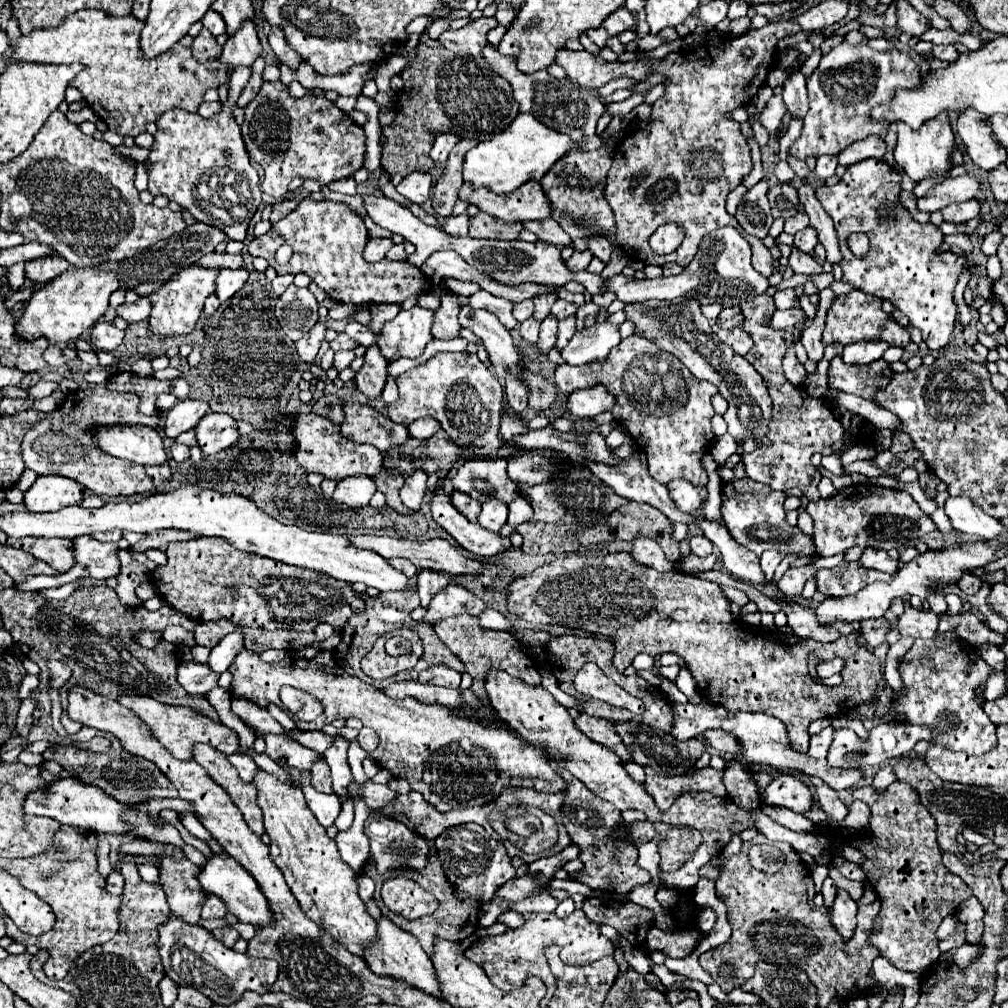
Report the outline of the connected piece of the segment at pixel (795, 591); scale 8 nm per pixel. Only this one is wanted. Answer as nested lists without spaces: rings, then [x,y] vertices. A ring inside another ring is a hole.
[[[838,553],[831,557],[819,557],[815,561],[811,561],[809,565],[801,565],[801,567],[791,567],[785,571],[785,575],[781,577],[781,581],[777,583],[779,591],[785,597],[797,597],[803,591],[803,585],[809,577],[814,577],[817,571],[832,568],[843,561],[844,553]]]

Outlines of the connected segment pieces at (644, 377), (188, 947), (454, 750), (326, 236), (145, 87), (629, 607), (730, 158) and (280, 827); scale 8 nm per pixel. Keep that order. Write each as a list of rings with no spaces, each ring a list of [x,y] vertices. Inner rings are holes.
[[[631,335],[611,349],[605,361],[581,367],[559,365],[555,369],[555,385],[565,393],[603,385],[615,395],[615,419],[619,419],[647,453],[653,479],[659,483],[685,479],[699,487],[707,485],[707,471],[701,465],[701,457],[713,441],[711,397],[717,393],[717,387],[691,377],[689,369],[675,355],[657,349],[649,339]]]
[[[169,917],[169,921],[159,925],[157,947],[167,977],[179,985],[199,989],[213,1003],[229,1005],[237,1001],[247,989],[267,993],[271,983],[277,979],[277,961],[251,959],[243,953],[237,953],[225,947],[221,941],[215,941],[211,931],[203,929],[201,925],[187,925],[187,921],[179,921],[179,917]]]
[[[243,649],[229,671],[233,673],[231,695],[243,695],[261,707],[267,703],[283,707],[279,699],[279,689],[283,685],[299,687],[317,697],[325,707],[317,720],[300,721],[293,715],[293,720],[303,730],[319,730],[325,721],[329,723],[335,719],[361,719],[363,725],[371,727],[381,739],[371,757],[395,777],[405,777],[411,789],[423,793],[425,799],[443,813],[455,807],[483,805],[509,785],[531,787],[543,793],[567,789],[565,779],[555,771],[555,765],[563,767],[565,761],[555,759],[541,745],[531,745],[531,741],[509,727],[497,723],[489,725],[489,721],[471,721],[471,717],[459,717],[459,713],[451,713],[449,709],[443,709],[443,705],[423,705],[413,697],[393,701],[391,697],[385,697],[383,689],[345,675],[341,667],[321,667],[301,657],[285,657],[283,661],[267,665],[257,653]]]
[[[307,197],[287,217],[273,223],[273,227],[265,235],[255,237],[249,243],[249,253],[253,257],[267,259],[267,263],[279,275],[283,275],[283,273],[293,273],[293,275],[307,273],[313,279],[313,283],[317,283],[331,299],[341,301],[341,303],[355,303],[355,305],[359,305],[359,303],[401,303],[403,299],[417,297],[429,289],[429,277],[407,261],[389,261],[389,259],[379,261],[379,263],[365,261],[363,249],[365,249],[367,241],[369,241],[369,235],[367,235],[363,219],[355,211],[351,211],[347,204],[330,200],[313,201]],[[283,243],[293,247],[293,257],[287,265],[277,265],[273,255],[279,249],[279,245],[283,245]]]
[[[79,11],[69,15],[59,27],[51,29],[35,29],[29,35],[23,35],[15,43],[15,57],[13,61],[35,61],[35,63],[83,63],[87,69],[81,71],[73,81],[71,87],[77,87],[87,101],[87,105],[109,125],[111,131],[119,131],[121,135],[139,135],[145,131],[149,121],[157,121],[167,109],[185,109],[195,113],[197,107],[203,103],[203,95],[211,87],[221,87],[229,81],[227,65],[219,57],[215,61],[199,63],[191,55],[189,47],[175,43],[169,53],[161,53],[159,57],[147,59],[139,55],[139,33],[143,29],[143,21],[133,15],[127,17],[111,17],[103,11]]]
[[[625,551],[607,553],[607,555],[603,555],[603,553],[599,553],[599,555],[577,555],[577,553],[571,553],[571,555],[563,557],[563,559],[551,561],[551,565],[543,565],[543,567],[535,569],[533,575],[515,579],[515,581],[511,583],[511,587],[509,587],[509,591],[511,591],[511,595],[509,595],[509,611],[511,611],[511,613],[517,613],[517,615],[523,617],[525,621],[531,621],[531,623],[553,623],[553,625],[559,623],[559,625],[565,625],[565,627],[575,627],[575,629],[583,629],[583,631],[589,631],[589,633],[595,633],[595,635],[603,635],[603,637],[613,639],[613,641],[615,641],[613,665],[619,673],[623,673],[624,670],[633,663],[635,655],[639,655],[639,653],[649,653],[649,655],[663,655],[663,653],[667,653],[667,651],[679,653],[679,655],[687,661],[687,667],[689,667],[689,671],[693,673],[697,685],[699,685],[699,687],[697,687],[697,689],[699,689],[699,695],[713,699],[713,703],[719,703],[719,705],[727,707],[729,711],[761,711],[761,713],[767,713],[767,715],[773,715],[773,717],[781,719],[781,721],[785,723],[787,731],[789,731],[793,749],[795,749],[795,751],[801,751],[801,753],[807,751],[807,739],[809,739],[807,727],[811,725],[811,721],[821,719],[821,717],[833,717],[833,715],[843,717],[843,715],[847,715],[851,709],[855,709],[855,707],[859,707],[859,705],[865,705],[865,703],[877,705],[877,701],[875,701],[875,691],[877,691],[879,681],[883,679],[883,677],[881,677],[881,671],[879,671],[881,665],[879,665],[879,659],[877,659],[871,651],[867,651],[867,649],[861,645],[859,633],[841,635],[841,637],[839,637],[837,641],[833,641],[833,643],[821,643],[821,641],[815,641],[815,639],[801,639],[801,641],[797,641],[797,643],[787,643],[787,641],[775,637],[773,631],[763,631],[763,635],[761,635],[759,629],[749,629],[749,627],[743,627],[743,625],[739,625],[739,623],[735,621],[733,613],[729,611],[729,601],[723,597],[719,585],[715,585],[715,583],[711,583],[711,581],[705,581],[705,579],[699,579],[699,577],[695,577],[695,575],[687,575],[687,573],[683,575],[681,571],[659,573],[659,571],[655,571],[655,569],[651,569],[651,567],[645,567],[645,565],[637,563],[637,561],[633,559],[633,555],[631,555],[631,553],[625,553]],[[809,655],[815,655],[819,663],[827,663],[827,661],[831,661],[831,659],[835,659],[835,657],[843,659],[843,661],[845,661],[845,665],[843,665],[843,669],[841,669],[843,683],[837,685],[837,687],[825,687],[825,685],[815,683],[815,681],[811,679],[811,675],[809,675],[809,665],[807,665],[807,663],[809,663]]]
[[[779,19],[773,21],[761,29],[749,29],[743,35],[725,35],[719,45],[705,43],[697,51],[689,53],[669,53],[665,59],[653,59],[639,55],[637,59],[629,63],[621,61],[605,61],[601,55],[593,55],[589,51],[569,51],[569,49],[559,49],[555,55],[555,63],[565,69],[567,77],[585,89],[597,89],[607,84],[611,79],[617,79],[621,75],[633,77],[635,81],[645,81],[651,77],[651,73],[661,73],[665,75],[667,81],[661,85],[665,87],[665,93],[661,99],[657,99],[651,105],[651,117],[645,129],[637,129],[635,133],[627,133],[621,143],[613,147],[613,165],[607,175],[607,185],[605,185],[605,197],[607,203],[613,209],[615,217],[615,237],[619,237],[619,247],[625,249],[627,255],[641,259],[645,265],[659,265],[663,267],[669,261],[675,261],[679,265],[689,265],[693,255],[699,249],[699,241],[703,235],[707,235],[713,229],[725,227],[725,225],[735,225],[735,217],[727,213],[725,209],[725,199],[727,195],[741,183],[745,175],[751,171],[751,149],[747,139],[739,131],[739,123],[729,119],[727,113],[739,109],[741,105],[749,103],[759,87],[765,81],[765,73],[761,75],[759,67],[761,65],[773,65],[777,63],[777,53],[779,53],[779,41],[789,37],[791,31],[799,31],[799,25],[793,23],[791,19]],[[751,47],[753,57],[747,59],[743,57],[743,49]],[[663,223],[679,223],[685,231],[685,239],[677,251],[671,255],[655,255],[649,247],[649,237],[655,233],[655,229]]]
[[[259,769],[253,783],[265,817],[265,833],[271,837],[271,859],[283,871],[301,909],[345,949],[365,959],[363,949],[375,943],[377,923],[359,897],[357,873],[341,859],[335,839],[327,837],[325,827],[311,813],[301,787],[279,781],[263,769]]]

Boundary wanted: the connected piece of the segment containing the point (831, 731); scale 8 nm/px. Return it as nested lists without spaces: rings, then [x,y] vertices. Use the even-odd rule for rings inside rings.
[[[827,727],[823,729],[821,733],[813,735],[811,737],[811,743],[809,743],[809,755],[815,757],[815,759],[825,759],[827,753],[829,753],[829,745],[831,745],[831,737],[835,735],[835,727]]]

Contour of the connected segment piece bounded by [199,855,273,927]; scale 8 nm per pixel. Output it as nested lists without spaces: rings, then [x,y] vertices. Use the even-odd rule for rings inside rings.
[[[221,855],[211,857],[207,865],[201,867],[199,883],[207,893],[215,893],[217,897],[221,897],[223,903],[227,905],[227,911],[235,915],[239,923],[251,923],[255,927],[273,925],[273,913],[267,903],[267,897],[263,897],[257,881],[233,857],[221,857]]]

